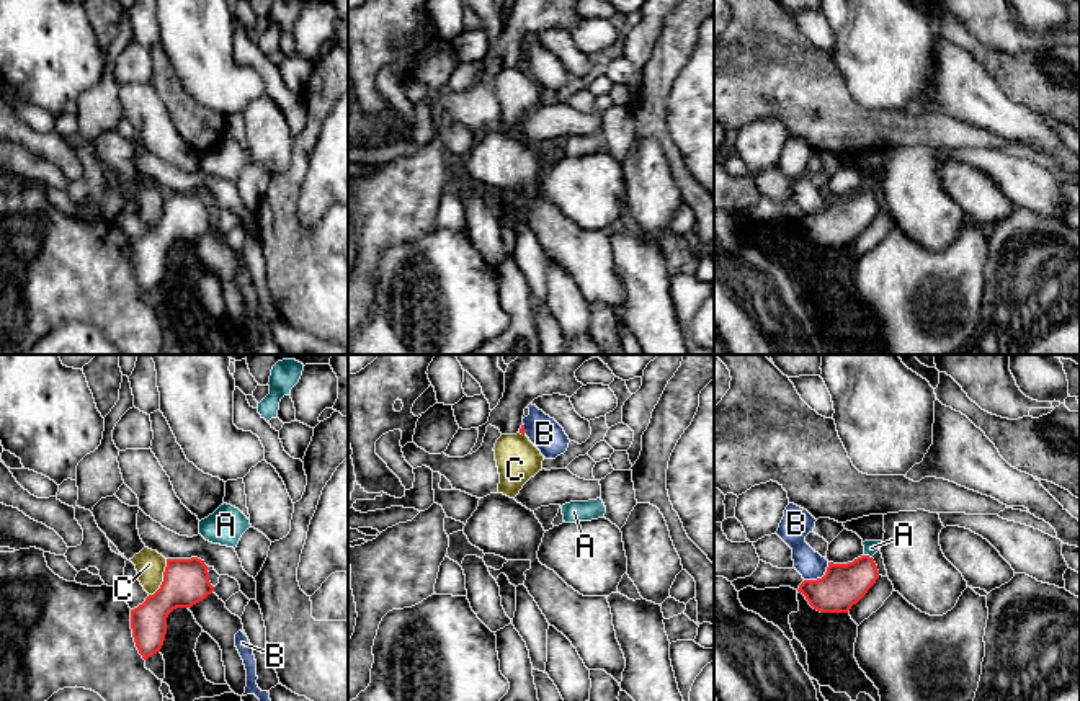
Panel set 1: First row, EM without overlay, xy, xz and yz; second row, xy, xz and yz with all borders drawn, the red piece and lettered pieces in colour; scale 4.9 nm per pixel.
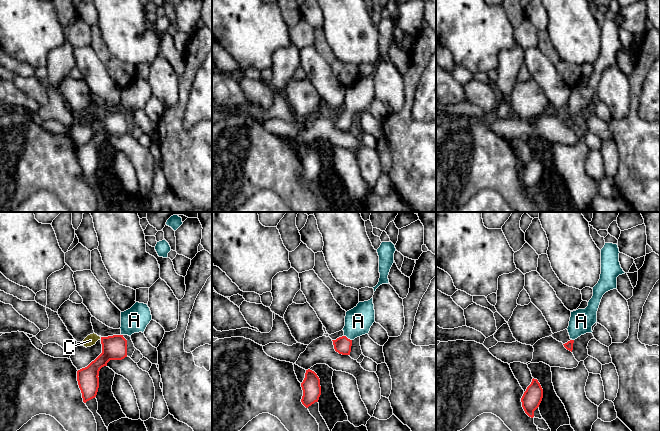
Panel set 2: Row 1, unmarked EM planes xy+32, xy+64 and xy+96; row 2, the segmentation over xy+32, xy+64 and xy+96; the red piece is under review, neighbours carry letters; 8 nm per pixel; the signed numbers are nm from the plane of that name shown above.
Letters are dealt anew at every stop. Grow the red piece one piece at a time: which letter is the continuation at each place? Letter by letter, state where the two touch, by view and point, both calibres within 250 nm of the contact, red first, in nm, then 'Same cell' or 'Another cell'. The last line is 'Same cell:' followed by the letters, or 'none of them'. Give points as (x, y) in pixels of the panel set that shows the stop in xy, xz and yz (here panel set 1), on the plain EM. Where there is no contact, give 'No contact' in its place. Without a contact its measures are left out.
A: Touches red at yz (868, 190). Thickness 220 nm (red) against 70 nm. Same cell
B: Touches red at yz (819, 213). Thickness 220 nm (red) against 140 nm. Another cell
C: Touches red at xy (164, 213). Thickness 220 nm (red) against 140 nm. Another cell
Same cell: A

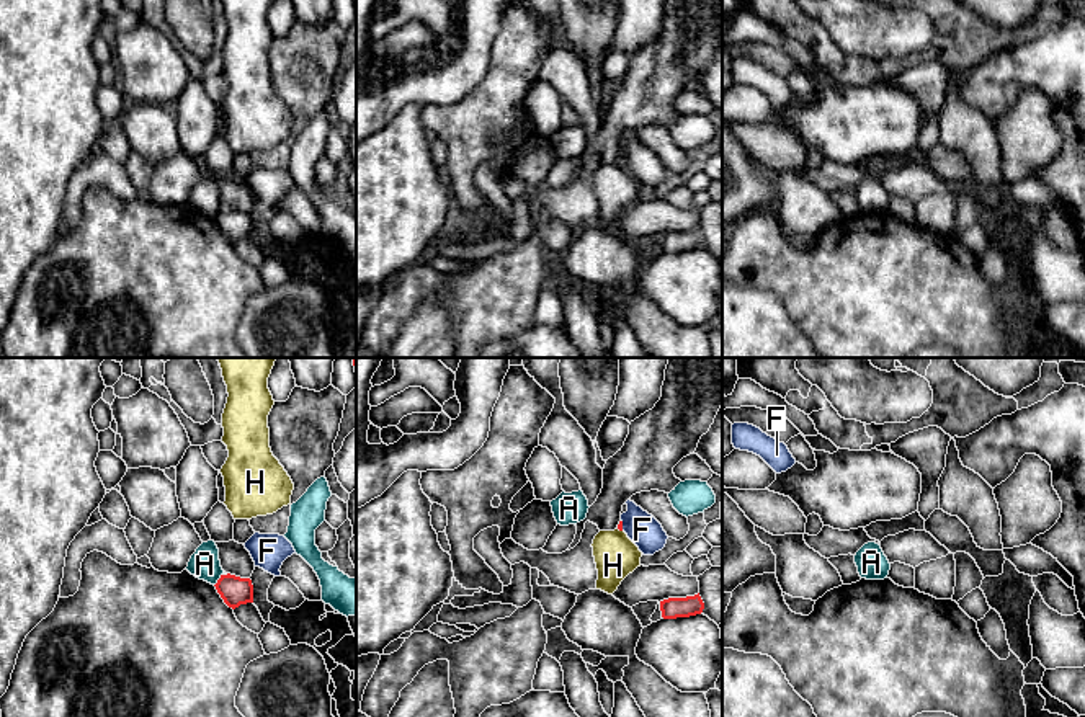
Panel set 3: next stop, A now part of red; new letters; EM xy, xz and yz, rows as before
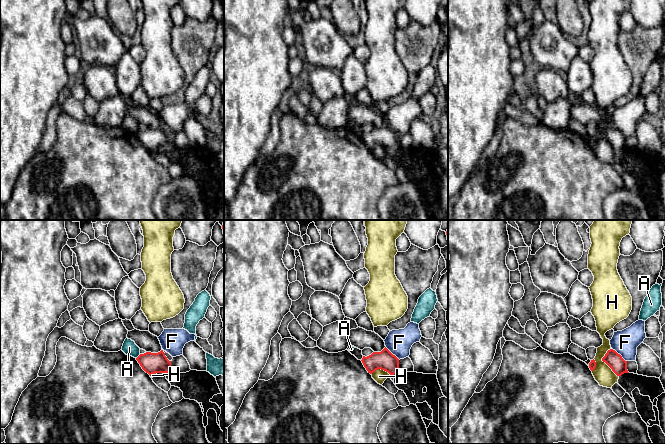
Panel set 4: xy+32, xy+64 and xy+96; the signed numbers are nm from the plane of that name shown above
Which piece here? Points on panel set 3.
A: Touches red at xy (218, 214). Thickness 140 nm (red) against 150 nm. Another cell
F: Touches red at xz (621, 159). Thickness 30 nm (red) against 160 nm. Another cell
H: Touches red at xz (620, 164). Thickness 30 nm (red) against 220 nm. Another cell
Same cell: none of them

